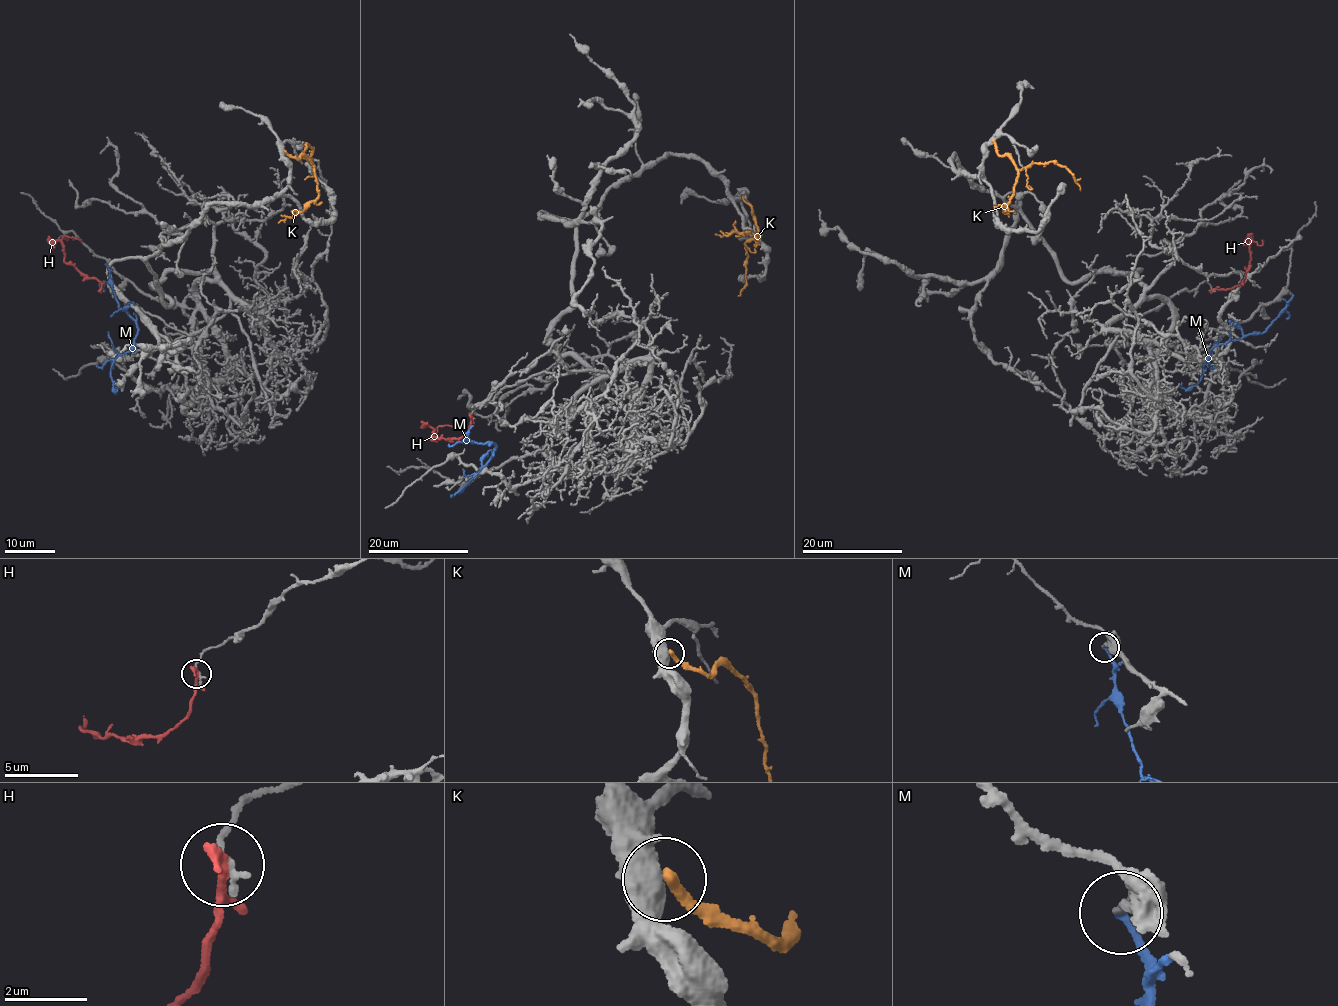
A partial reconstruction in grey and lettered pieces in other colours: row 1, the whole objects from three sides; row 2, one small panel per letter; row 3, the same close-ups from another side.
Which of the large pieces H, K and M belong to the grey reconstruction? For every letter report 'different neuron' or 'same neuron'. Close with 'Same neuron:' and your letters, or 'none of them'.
H: different neuron
K: different neuron
M: different neuron
Same neuron: none of them

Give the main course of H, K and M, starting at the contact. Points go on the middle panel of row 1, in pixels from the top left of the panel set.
H: (471, 417), (470, 429), (460, 438), (431, 436), (438, 426), (455, 427)
K: (741, 196), (752, 208), (759, 238), (750, 233), (715, 234)
M: (458, 492), (490, 459), (495, 447), (492, 443), (474, 443), (466, 438), (463, 441), (471, 426)

